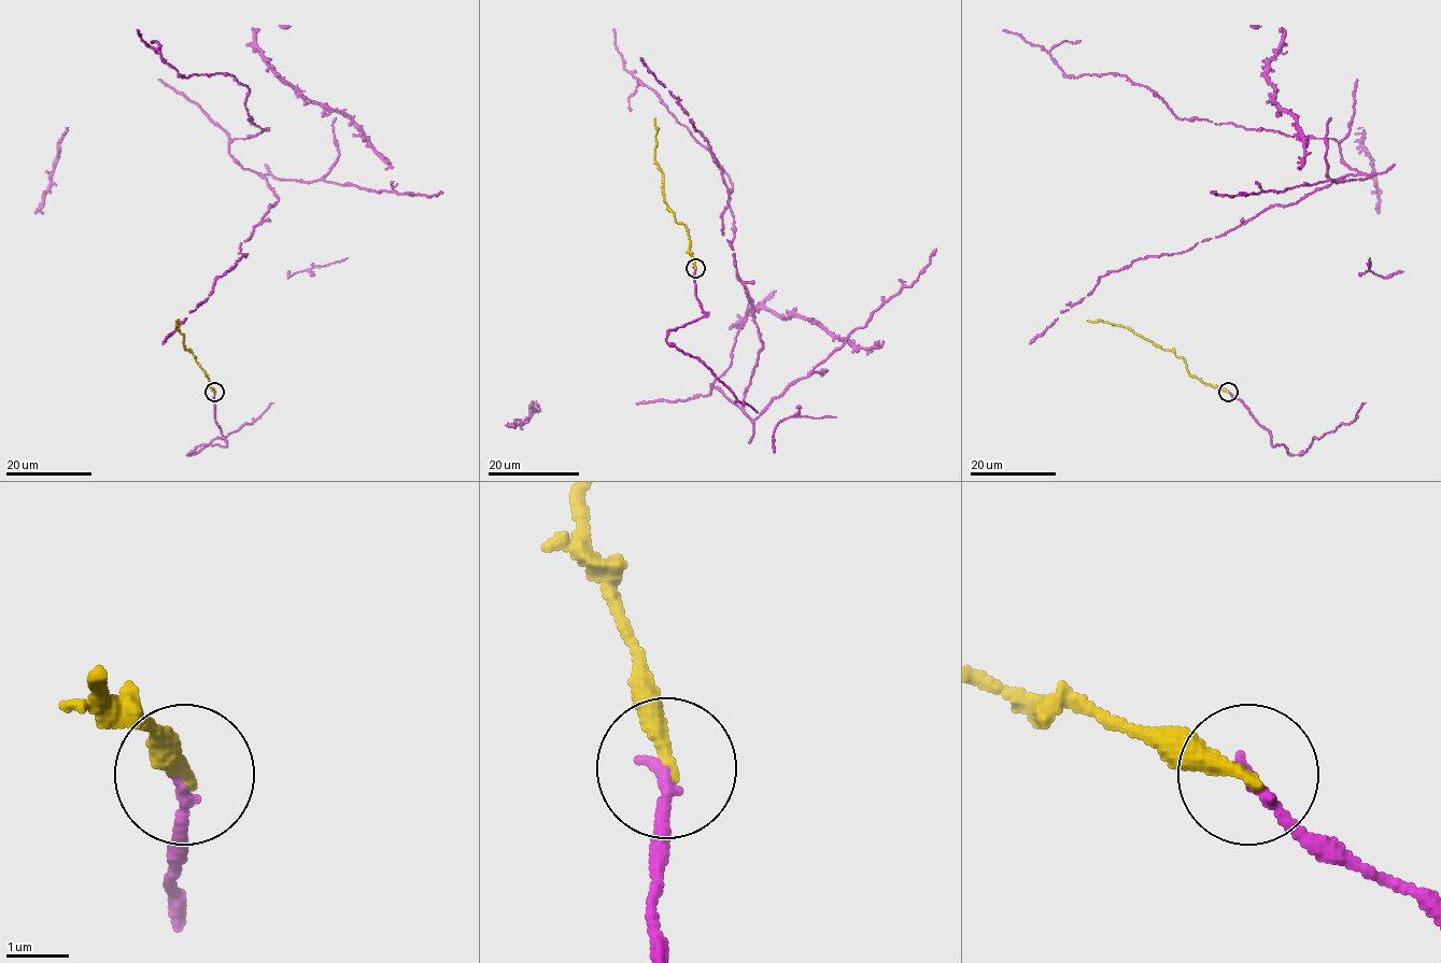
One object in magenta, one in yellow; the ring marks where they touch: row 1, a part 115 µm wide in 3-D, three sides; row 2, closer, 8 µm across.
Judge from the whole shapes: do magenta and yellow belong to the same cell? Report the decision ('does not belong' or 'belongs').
belongs

